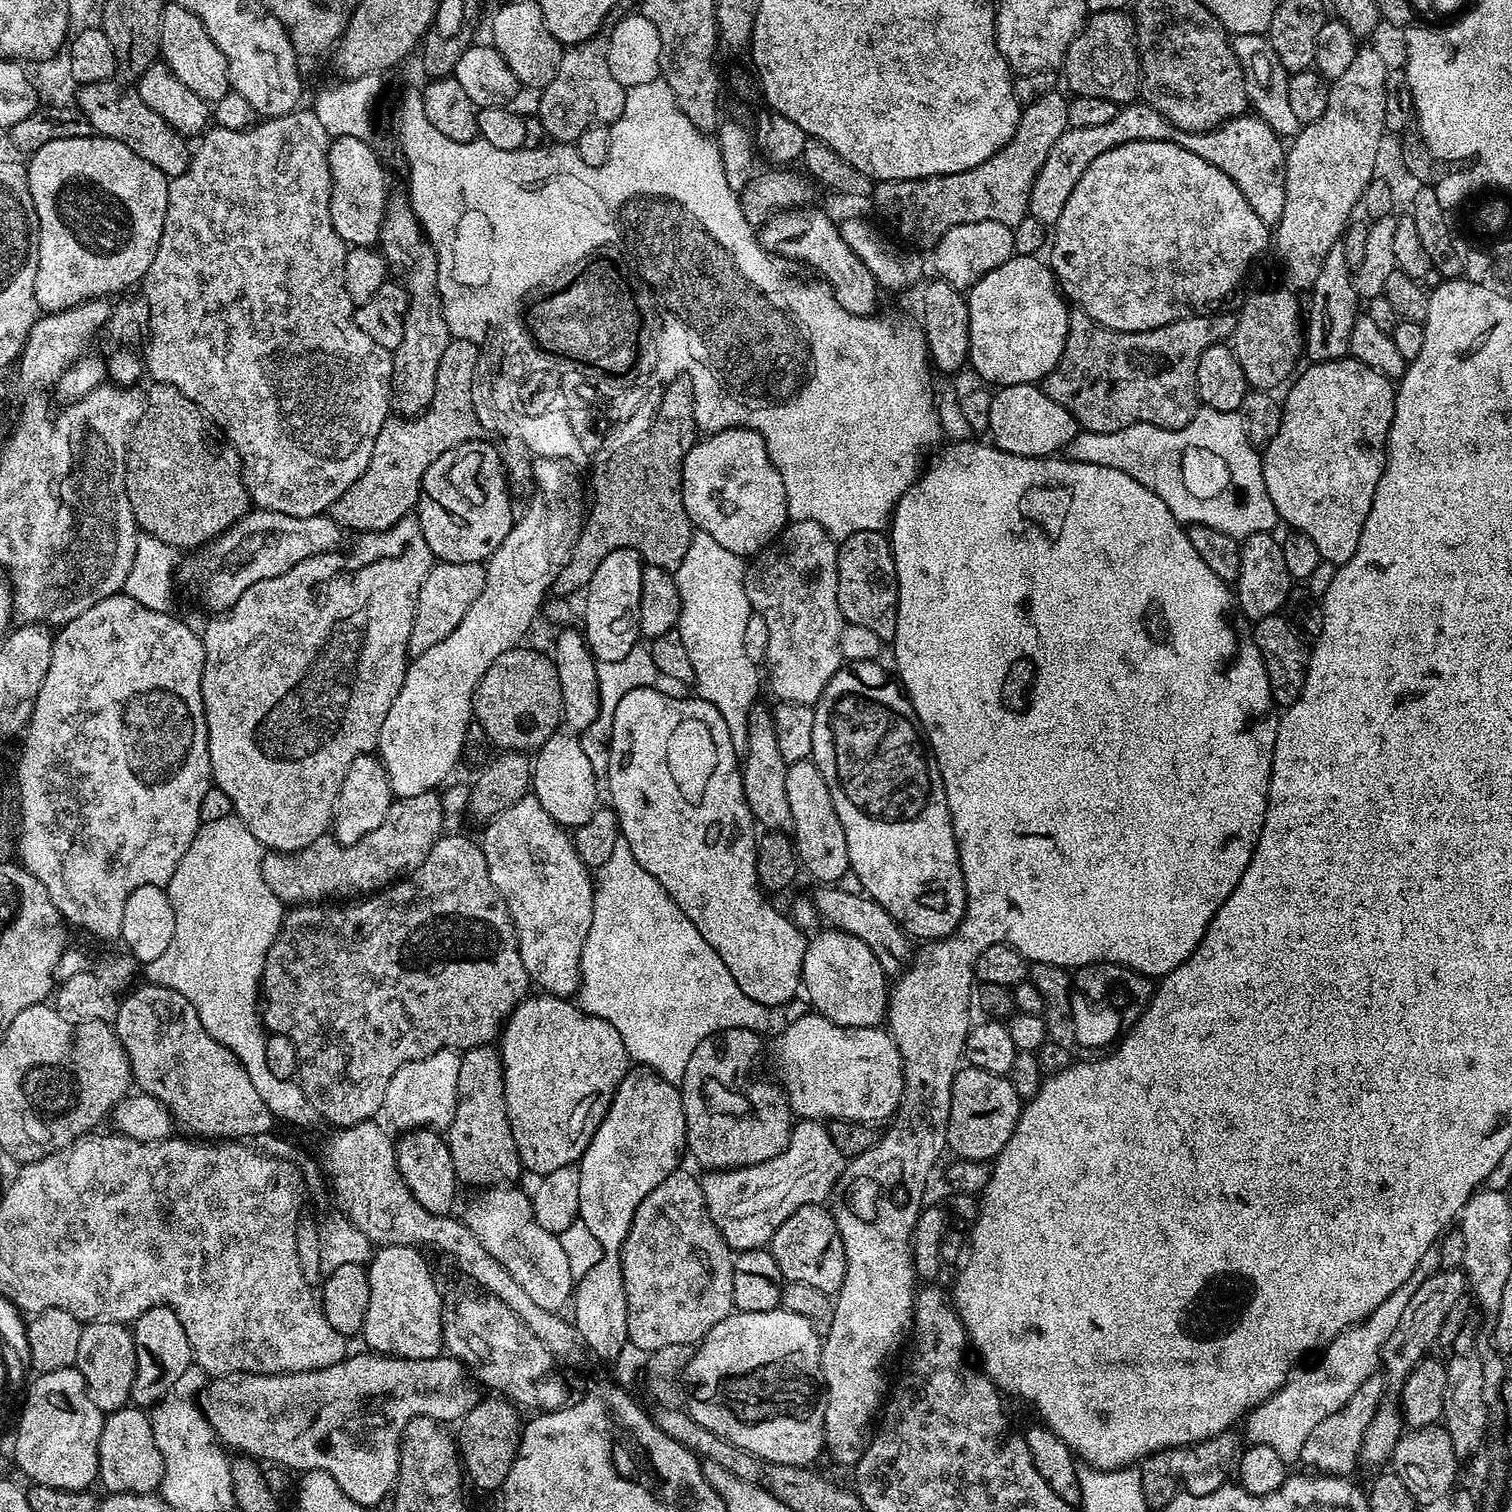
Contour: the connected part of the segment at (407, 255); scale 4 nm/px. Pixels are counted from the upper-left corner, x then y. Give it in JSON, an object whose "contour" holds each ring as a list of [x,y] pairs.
{"contour":[[[393,195],[382,222],[378,241],[379,251],[388,264],[389,273],[404,287],[408,295],[406,322],[402,330],[402,342],[394,349],[392,358],[392,386],[390,404],[401,417],[415,418],[426,411],[434,398],[434,386],[438,378],[438,362],[446,354],[446,322],[438,290],[438,258],[436,251],[424,233],[424,228],[414,214],[407,195]]]}

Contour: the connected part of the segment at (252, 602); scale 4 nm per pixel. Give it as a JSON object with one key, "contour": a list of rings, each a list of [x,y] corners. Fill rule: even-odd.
{"contour":[[[409,514],[386,530],[357,535],[356,545],[349,552],[337,550],[314,554],[314,558],[298,562],[298,566],[286,570],[286,574],[278,574],[278,578],[254,582],[254,586],[250,586],[250,590],[246,590],[232,608],[213,615],[213,620],[202,628],[202,702],[208,731],[212,783],[222,790],[222,794],[226,794],[226,798],[230,798],[235,816],[248,827],[250,834],[254,834],[254,838],[258,838],[265,849],[285,854],[301,852],[306,846],[310,846],[310,842],[314,842],[314,838],[325,835],[332,827],[336,799],[342,790],[342,778],[346,778],[346,770],[350,770],[350,762],[377,751],[382,722],[386,722],[386,714],[390,714],[390,706],[394,698],[398,698],[398,690],[402,690],[402,682],[406,678],[410,663],[408,643],[410,630],[414,630],[418,594],[434,563],[430,546],[426,546],[426,538],[422,534],[420,520],[414,517],[415,515]]]}

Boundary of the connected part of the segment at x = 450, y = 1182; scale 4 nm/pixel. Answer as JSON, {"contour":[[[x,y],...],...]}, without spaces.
{"contour":[[[429,1127],[413,1128],[401,1136],[404,1137],[395,1141],[396,1168],[402,1174],[406,1186],[412,1191],[416,1201],[426,1210],[430,1210],[430,1214],[449,1215],[456,1204],[458,1181],[447,1139],[439,1131]]]}

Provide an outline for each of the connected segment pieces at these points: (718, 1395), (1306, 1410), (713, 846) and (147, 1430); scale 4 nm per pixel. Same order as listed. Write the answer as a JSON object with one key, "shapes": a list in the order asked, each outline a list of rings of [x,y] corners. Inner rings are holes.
{"shapes":[[[[781,1307],[769,1312],[738,1312],[734,1310],[729,1316],[722,1318],[722,1322],[718,1322],[704,1335],[703,1340],[695,1345],[690,1362],[684,1371],[686,1411],[689,1416],[694,1418],[694,1422],[706,1426],[706,1430],[714,1430],[714,1434],[726,1438],[726,1442],[730,1442],[758,1458],[766,1458],[772,1464],[785,1464],[786,1466],[798,1466],[799,1468],[815,1465],[814,1462],[819,1458],[820,1452],[822,1456],[825,1451],[826,1394],[824,1393],[824,1375],[820,1365],[821,1351],[822,1338],[812,1329],[810,1322],[806,1322],[806,1318],[801,1318],[798,1314],[790,1314]]],[[[1439,1243],[1432,1244],[1430,1250],[1422,1254],[1422,1262],[1414,1266],[1414,1274],[1410,1274],[1410,1278],[1406,1278],[1406,1282],[1402,1282],[1402,1286],[1398,1286],[1398,1290],[1394,1290],[1394,1294],[1390,1294],[1390,1298],[1386,1298],[1386,1302],[1382,1302],[1378,1310],[1368,1315],[1368,1319],[1353,1324],[1351,1328],[1347,1328],[1331,1342],[1323,1345],[1317,1364],[1293,1371],[1287,1382],[1273,1396],[1266,1398],[1243,1417],[1243,1439],[1248,1444],[1272,1447],[1286,1462],[1299,1461],[1302,1446],[1306,1446],[1306,1438],[1310,1438],[1314,1426],[1318,1426],[1322,1418],[1330,1418],[1334,1410],[1342,1410],[1342,1406],[1350,1402],[1358,1386],[1377,1371],[1383,1343],[1394,1332],[1398,1318],[1404,1313],[1410,1298],[1417,1293],[1418,1286],[1425,1282],[1426,1278],[1440,1271],[1441,1258],[1442,1250]]],[[[659,687],[630,690],[628,694],[618,703],[617,712],[614,714],[613,730],[610,743],[608,744],[609,766],[606,777],[608,792],[612,795],[610,801],[616,817],[620,819],[620,834],[623,840],[630,842],[630,850],[634,850],[634,858],[638,858],[638,866],[642,870],[650,870],[658,882],[678,902],[678,910],[698,926],[698,934],[714,946],[718,958],[726,962],[726,970],[734,974],[734,982],[738,982],[738,987],[742,989],[742,994],[754,998],[754,1002],[762,1002],[766,1007],[776,1010],[779,1004],[784,1004],[787,1000],[792,1000],[802,988],[801,976],[803,974],[803,955],[806,954],[808,940],[805,933],[796,927],[787,915],[784,916],[771,904],[769,897],[760,886],[760,879],[756,873],[756,841],[758,839],[757,821],[752,818],[752,811],[746,802],[746,794],[742,786],[741,761],[734,750],[734,742],[730,738],[730,730],[726,730],[726,721],[722,719],[722,714],[710,706],[710,702],[699,698],[683,700],[680,696],[667,696],[664,692],[659,692]]],[[[125,1406],[117,1412],[107,1413],[102,1426],[102,1438],[98,1444],[98,1477],[104,1483],[104,1492],[143,1492],[152,1494],[159,1489],[164,1473],[162,1454],[154,1446],[149,1413],[140,1406]]]]}

